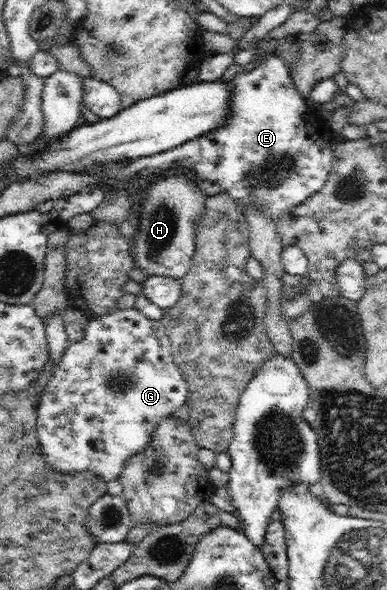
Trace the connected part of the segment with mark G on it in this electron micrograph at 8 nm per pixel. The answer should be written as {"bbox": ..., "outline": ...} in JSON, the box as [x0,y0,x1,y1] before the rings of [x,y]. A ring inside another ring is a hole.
{"bbox":[36,309,188,482],"outline":[[[117,309],[89,319],[84,337],[68,343],[62,361],[54,367],[39,397],[36,430],[45,462],[58,473],[92,471],[109,482],[118,480],[126,460],[143,450],[160,421],[186,403],[188,386],[173,360],[171,341],[161,320],[152,320],[138,309]]]}

